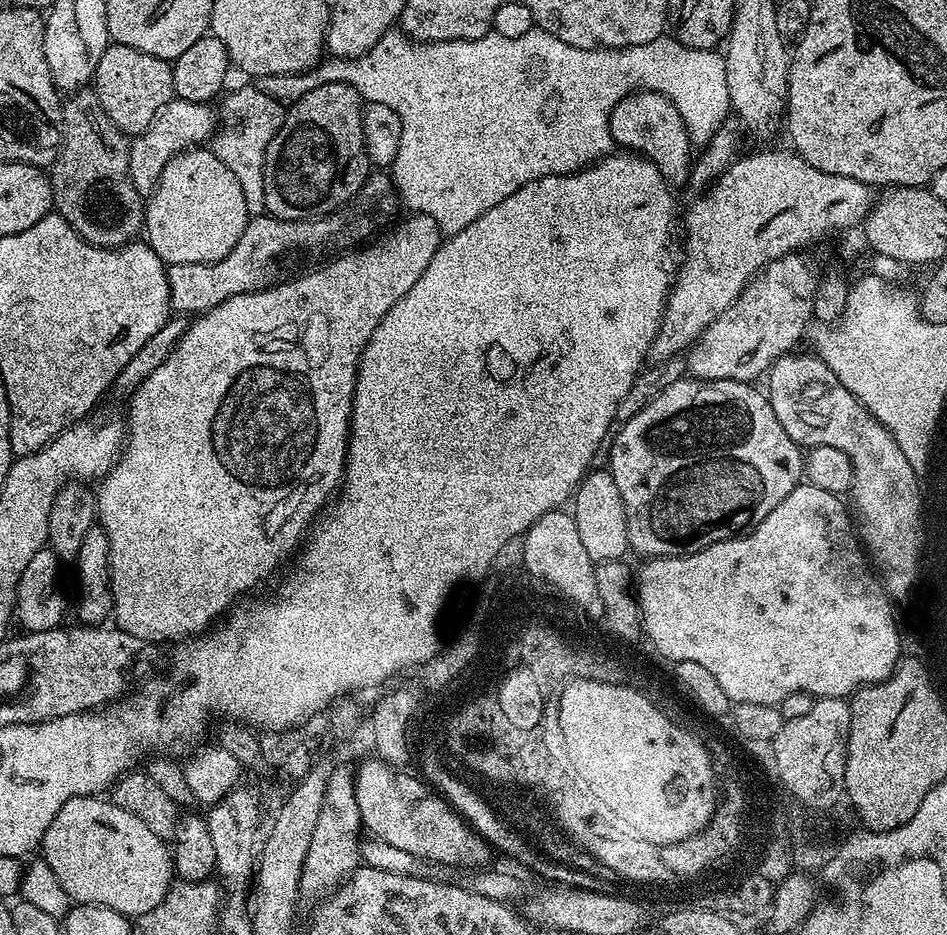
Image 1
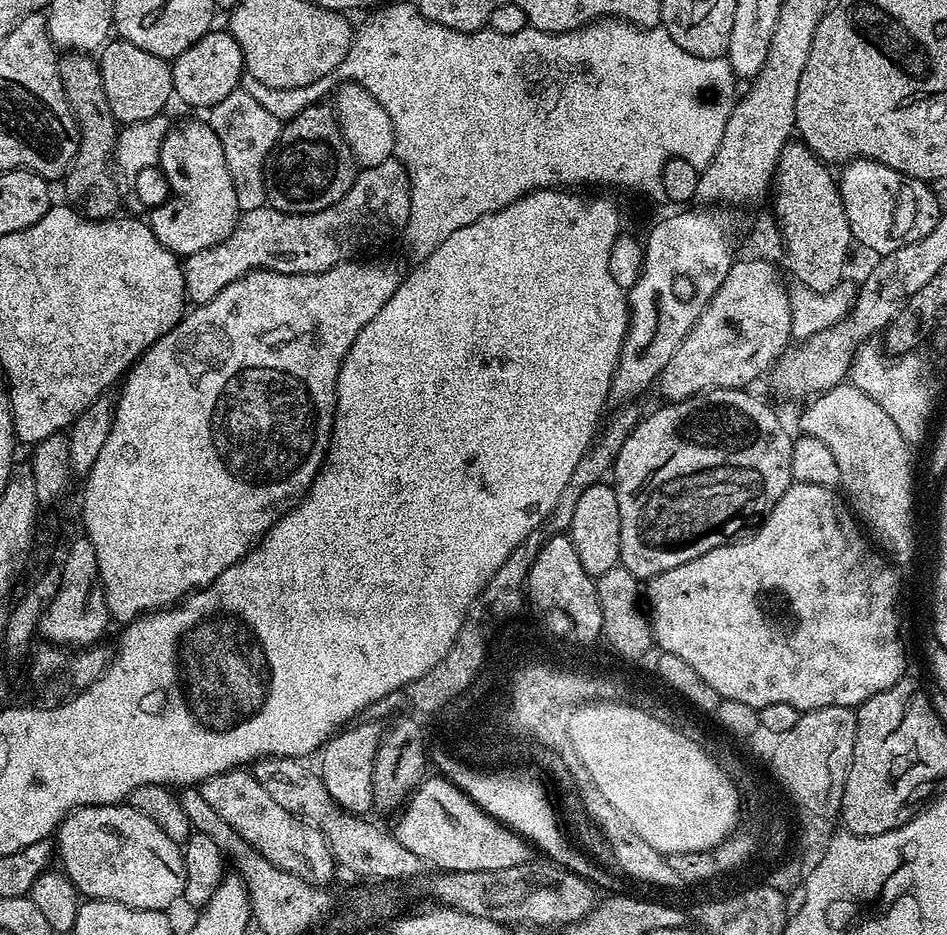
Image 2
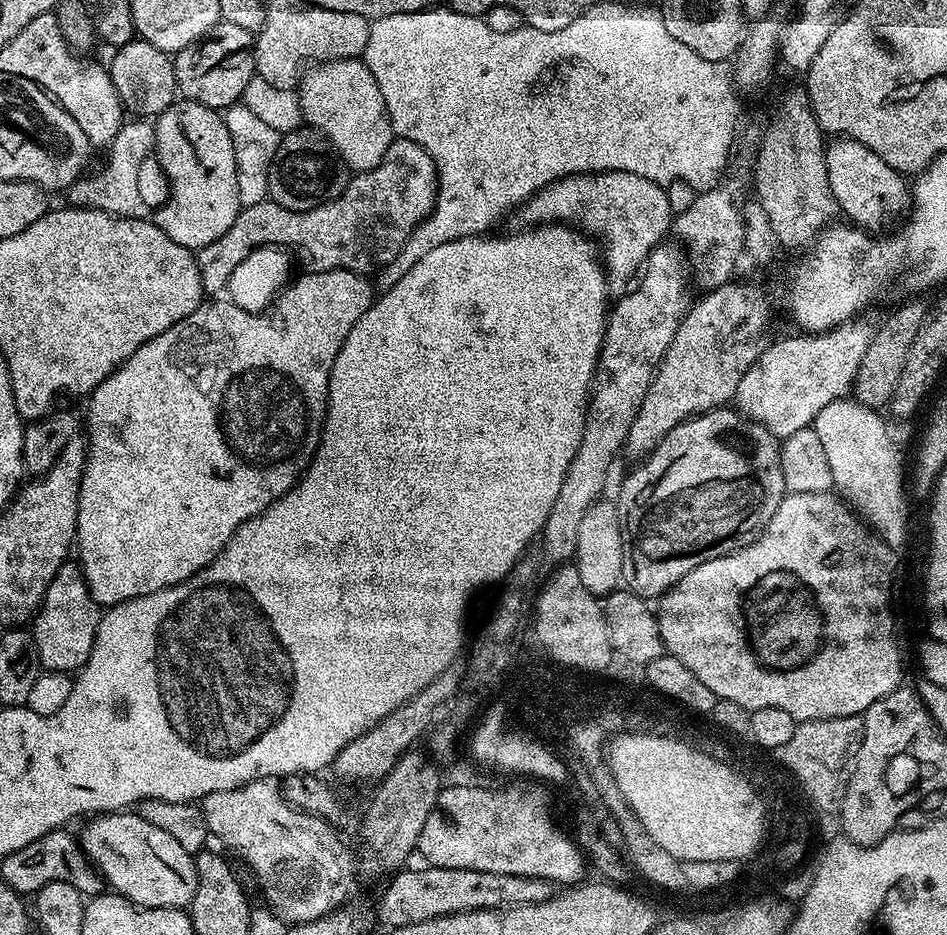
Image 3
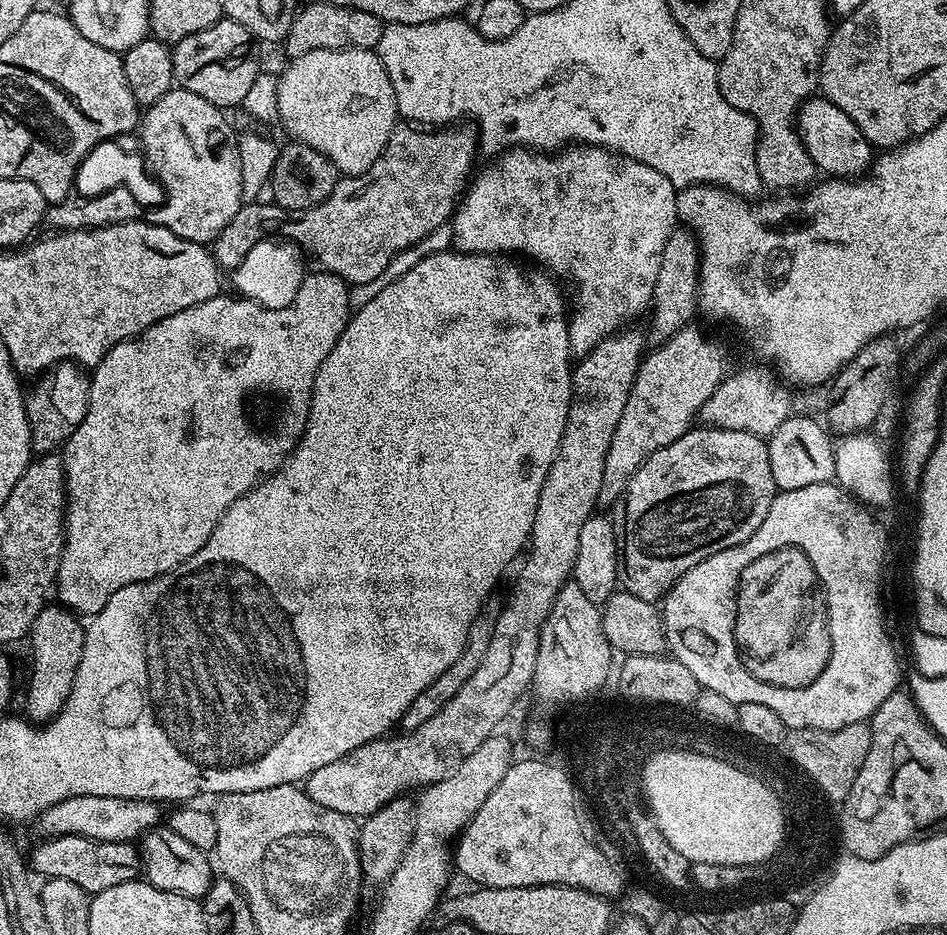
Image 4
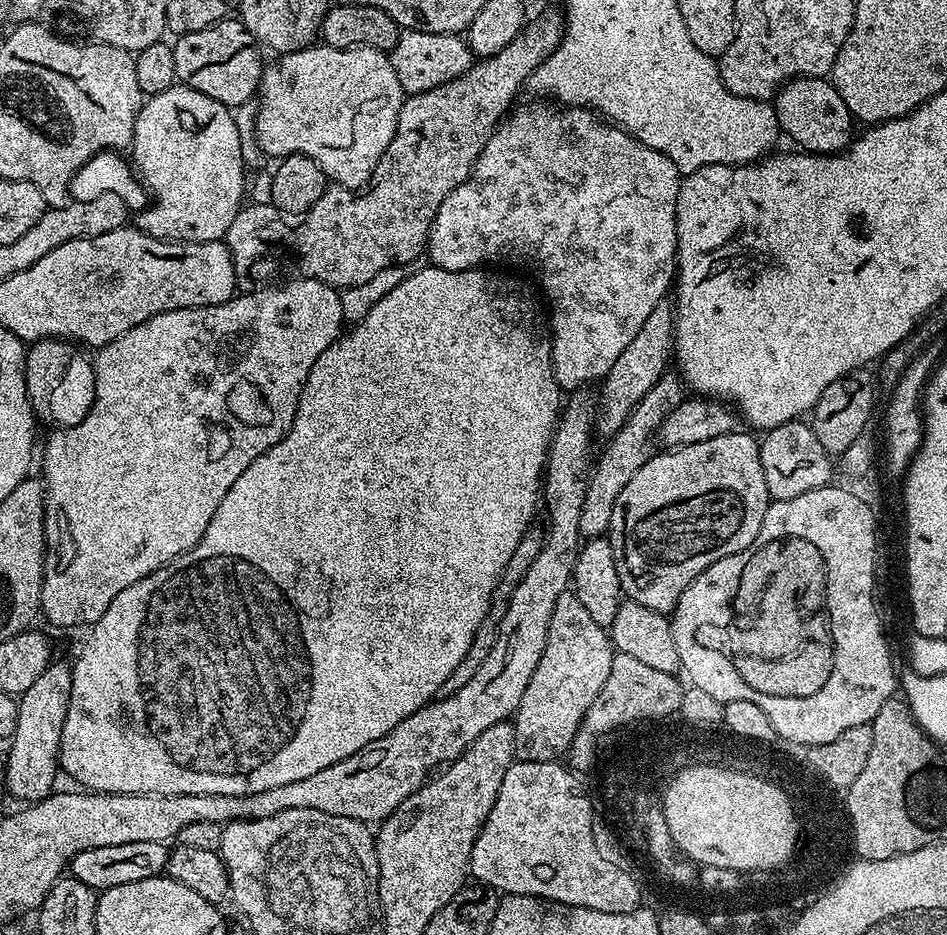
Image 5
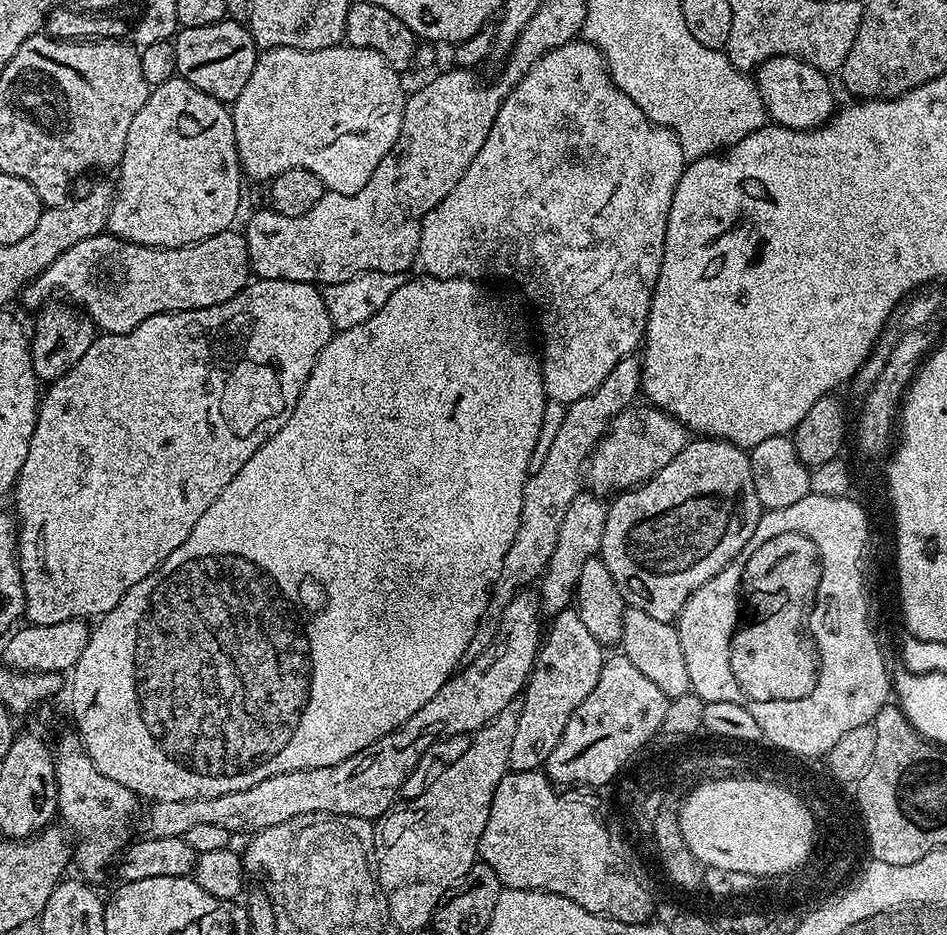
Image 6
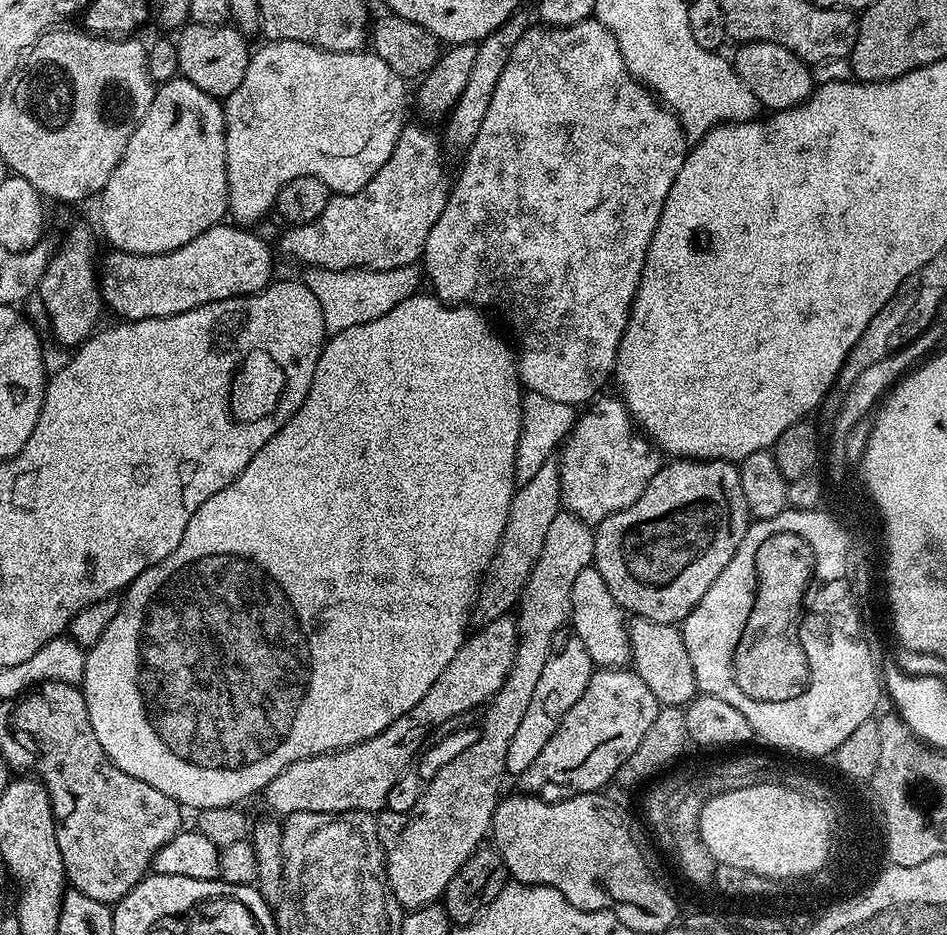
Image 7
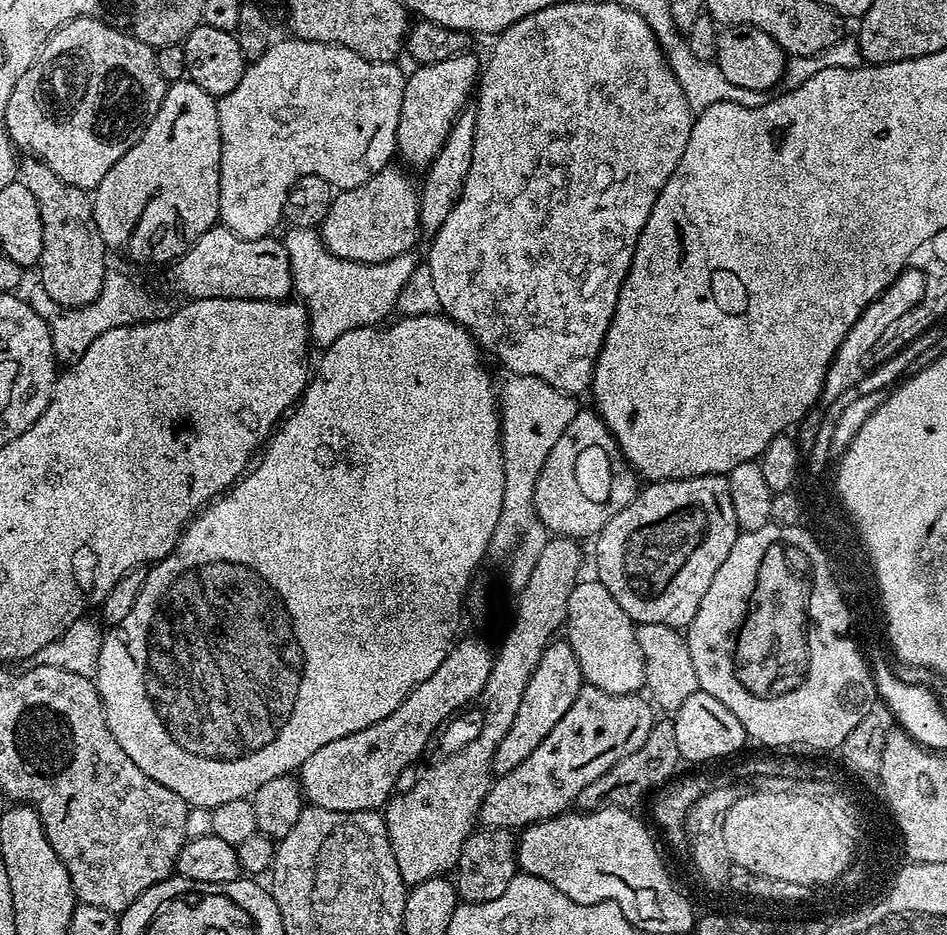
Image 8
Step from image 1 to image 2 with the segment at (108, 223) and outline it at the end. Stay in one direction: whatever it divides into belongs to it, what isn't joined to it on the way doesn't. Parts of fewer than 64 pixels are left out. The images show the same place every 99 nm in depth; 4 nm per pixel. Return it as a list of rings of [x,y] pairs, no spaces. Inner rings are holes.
[[[68,54],[65,57],[59,61],[60,81],[80,129],[80,145],[71,168],[63,177],[64,192],[71,207],[92,220],[106,220],[115,217],[120,208],[120,188],[114,175],[118,121],[112,117],[110,102],[106,102],[106,86],[102,86],[99,63],[88,54]]]

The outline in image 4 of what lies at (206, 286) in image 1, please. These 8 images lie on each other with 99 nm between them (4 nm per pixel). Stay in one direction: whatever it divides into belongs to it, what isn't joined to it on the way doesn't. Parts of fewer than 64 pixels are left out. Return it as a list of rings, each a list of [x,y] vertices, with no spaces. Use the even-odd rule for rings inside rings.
[[[457,122],[451,126],[441,127],[439,130],[425,130],[420,126],[397,126],[393,128],[388,144],[382,150],[382,154],[374,162],[374,166],[370,166],[370,170],[364,173],[363,176],[344,176],[337,179],[336,185],[332,193],[321,202],[316,204],[313,208],[307,208],[304,212],[299,213],[295,218],[285,218],[286,213],[283,208],[277,208],[275,203],[267,202],[248,202],[240,207],[238,214],[234,214],[234,218],[226,227],[220,232],[214,241],[214,255],[216,257],[217,265],[224,270],[233,270],[239,266],[240,259],[255,243],[265,238],[272,238],[277,235],[276,220],[282,218],[284,220],[280,224],[281,237],[287,238],[295,244],[299,244],[305,253],[316,263],[315,267],[322,272],[333,272],[336,276],[341,276],[349,285],[362,284],[370,282],[371,279],[378,277],[386,270],[387,264],[392,258],[402,250],[406,250],[410,246],[414,246],[414,242],[422,242],[422,238],[426,238],[434,230],[445,227],[449,223],[450,217],[453,215],[454,209],[457,207],[458,201],[461,199],[462,193],[465,191],[466,185],[469,183],[470,177],[473,175],[472,163],[478,157],[478,132],[471,123]]]

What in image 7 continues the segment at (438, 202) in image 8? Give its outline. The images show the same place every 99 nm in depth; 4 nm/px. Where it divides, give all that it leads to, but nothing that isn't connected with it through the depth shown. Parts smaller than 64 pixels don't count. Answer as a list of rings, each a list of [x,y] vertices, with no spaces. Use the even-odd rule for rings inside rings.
[[[524,10],[513,12],[510,19],[502,22],[502,26],[498,26],[498,30],[494,30],[485,40],[476,44],[474,66],[466,78],[466,87],[462,89],[458,102],[443,121],[445,124],[444,132],[442,131],[442,144],[447,151],[449,148],[452,152],[460,152],[459,154],[467,153],[474,138],[478,138],[482,118],[486,118],[486,110],[494,98],[494,86],[498,86],[498,77],[502,75],[502,70],[506,70],[506,62],[510,62],[510,54],[514,46],[518,46],[518,38],[522,38],[522,34],[530,27],[526,12]]]

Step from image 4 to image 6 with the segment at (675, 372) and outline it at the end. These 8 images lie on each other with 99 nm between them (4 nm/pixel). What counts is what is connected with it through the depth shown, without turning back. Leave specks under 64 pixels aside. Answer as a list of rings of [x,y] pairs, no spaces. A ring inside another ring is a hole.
[[[581,491],[580,495],[574,498],[574,502],[570,502],[566,515],[562,517],[562,526],[558,529],[558,546],[554,546],[554,554],[538,581],[540,607],[545,613],[561,612],[573,603],[578,574],[582,574],[582,566],[586,566],[586,562],[600,555],[602,534],[606,534],[607,517],[608,504],[591,491]]]

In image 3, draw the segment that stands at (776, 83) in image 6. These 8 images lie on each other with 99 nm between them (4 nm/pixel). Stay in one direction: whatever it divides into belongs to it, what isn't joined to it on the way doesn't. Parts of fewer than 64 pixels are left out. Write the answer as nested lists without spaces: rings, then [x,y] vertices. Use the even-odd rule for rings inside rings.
[[[847,138],[827,141],[824,157],[826,174],[830,174],[830,190],[836,199],[837,209],[844,212],[855,227],[873,234],[891,229],[892,216],[903,217],[910,208],[910,184],[901,173],[894,171],[874,150],[862,146],[862,142]]]

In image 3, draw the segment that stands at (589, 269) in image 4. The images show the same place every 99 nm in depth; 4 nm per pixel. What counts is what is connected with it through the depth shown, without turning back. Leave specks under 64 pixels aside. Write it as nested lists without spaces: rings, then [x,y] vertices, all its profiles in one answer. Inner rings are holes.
[[[586,172],[578,176],[564,176],[553,184],[539,188],[533,196],[524,201],[523,212],[529,225],[559,222],[575,226],[598,242],[602,249],[602,263],[607,275],[612,278],[626,275],[631,268],[639,269],[647,261],[656,245],[669,235],[674,215],[668,193],[661,185],[650,182],[650,178],[642,178],[630,172]]]

